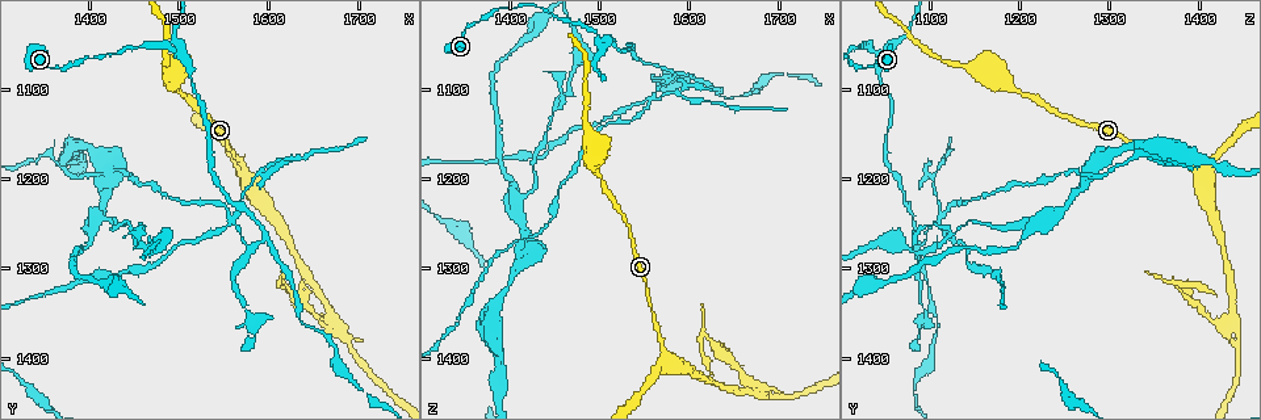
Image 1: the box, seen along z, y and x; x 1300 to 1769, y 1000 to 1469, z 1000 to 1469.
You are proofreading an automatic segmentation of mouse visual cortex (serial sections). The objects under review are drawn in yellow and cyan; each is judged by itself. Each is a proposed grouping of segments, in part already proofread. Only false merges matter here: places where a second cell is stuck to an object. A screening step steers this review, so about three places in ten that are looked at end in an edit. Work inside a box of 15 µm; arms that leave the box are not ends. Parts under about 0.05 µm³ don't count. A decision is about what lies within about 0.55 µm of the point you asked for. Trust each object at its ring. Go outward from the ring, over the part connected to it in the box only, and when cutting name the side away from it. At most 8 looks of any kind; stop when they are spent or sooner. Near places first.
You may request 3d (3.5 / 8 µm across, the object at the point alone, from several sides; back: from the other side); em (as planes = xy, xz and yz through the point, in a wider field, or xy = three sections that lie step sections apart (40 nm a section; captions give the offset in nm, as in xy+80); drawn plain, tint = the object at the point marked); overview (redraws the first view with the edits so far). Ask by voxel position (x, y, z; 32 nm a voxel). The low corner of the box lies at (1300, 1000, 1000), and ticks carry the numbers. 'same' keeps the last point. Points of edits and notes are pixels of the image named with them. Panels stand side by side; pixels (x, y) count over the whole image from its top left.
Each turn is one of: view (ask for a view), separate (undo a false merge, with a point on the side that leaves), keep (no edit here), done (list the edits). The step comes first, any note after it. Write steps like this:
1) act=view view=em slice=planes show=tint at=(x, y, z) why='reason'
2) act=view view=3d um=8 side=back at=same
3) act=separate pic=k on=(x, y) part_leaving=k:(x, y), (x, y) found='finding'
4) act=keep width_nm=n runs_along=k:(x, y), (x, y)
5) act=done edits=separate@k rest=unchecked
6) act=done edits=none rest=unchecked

act=view view=3d um=3.5 at=(1570, 1190, 1400) why='small branch off a trunk'

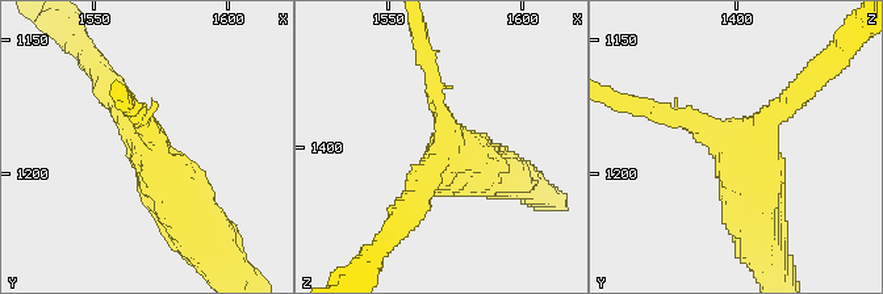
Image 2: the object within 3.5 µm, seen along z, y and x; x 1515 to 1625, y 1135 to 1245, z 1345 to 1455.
act=keep runs_along=2:(670, 113), (744, 158), (757, 226) found='one cell here'

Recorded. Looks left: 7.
act=view view=3d um=3.5 at=(1670, 1350, 1440) why='three arms meet'

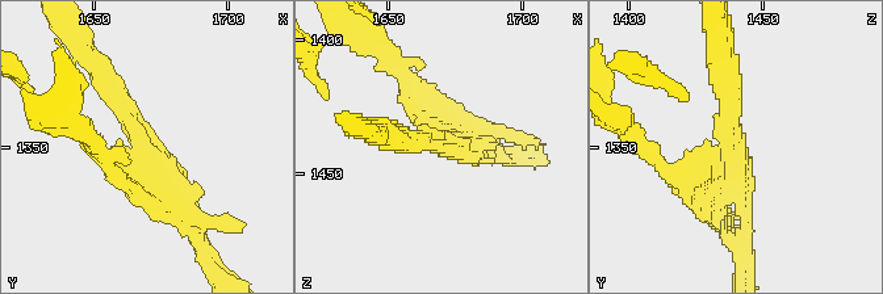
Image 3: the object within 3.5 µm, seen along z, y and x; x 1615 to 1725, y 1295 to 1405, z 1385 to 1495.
act=view view=em slice=xy step=1 show=tint at=(1670, 1352, 1438) why='shape alone is not enough'

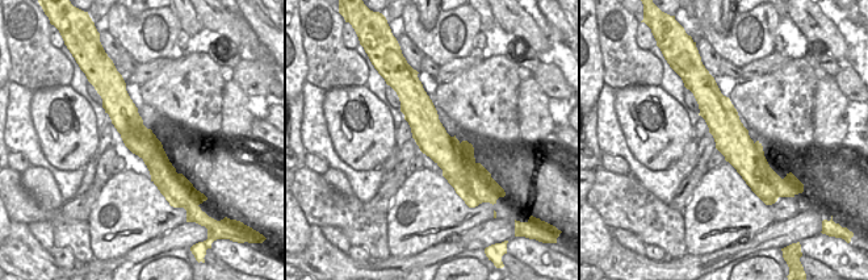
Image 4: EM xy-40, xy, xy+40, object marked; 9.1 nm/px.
act=separate pic=3 on=(682, 184) part_leaving=3:(724, 159), (679, 184), (630, 139) found='a second cell is stuck on'

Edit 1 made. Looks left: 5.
act=view view=overview why='see it whole again'

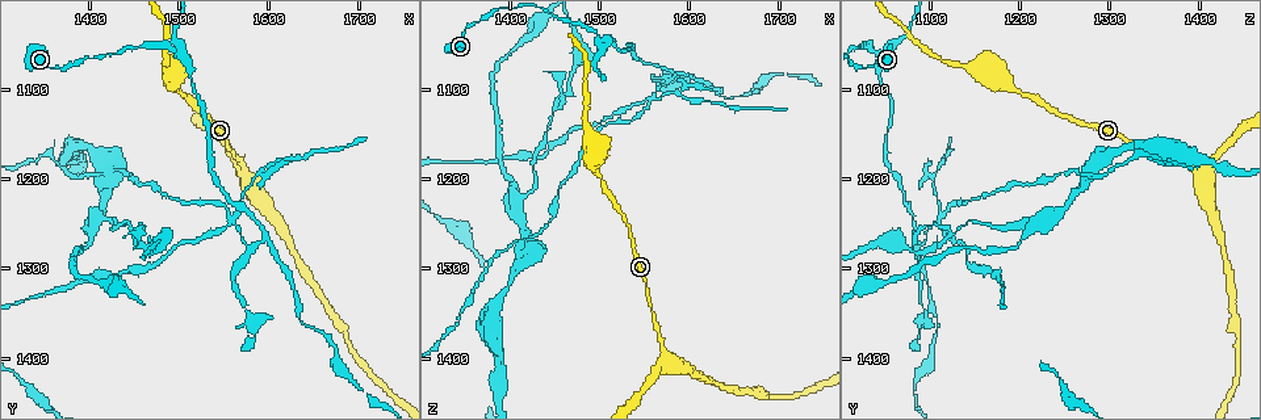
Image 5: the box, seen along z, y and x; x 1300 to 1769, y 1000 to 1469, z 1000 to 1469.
act=view view=3d um=3.5 at=(1495, 1060, 1045) why='narrows sharply'

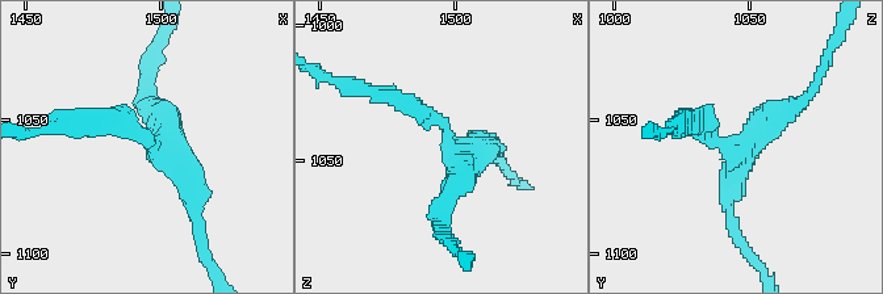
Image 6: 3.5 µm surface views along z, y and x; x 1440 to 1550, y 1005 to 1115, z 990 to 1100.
act=view view=em slice=xy step=1 show=tint at=(1498, 1061, 1044) arms=3 arm_widths_nm=200,250,300

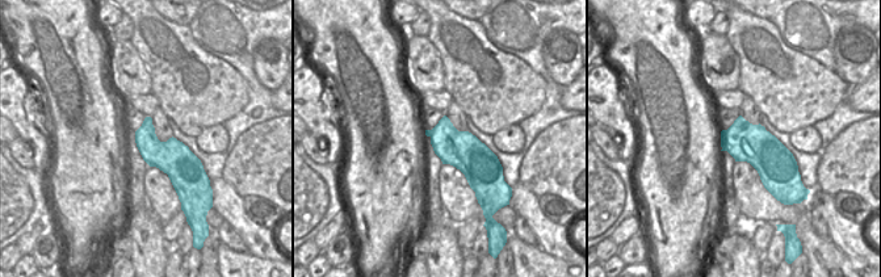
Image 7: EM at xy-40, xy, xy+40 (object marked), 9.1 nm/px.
act=keep runs_along=6:(100, 121), (185, 172), (197, 221) found='one cell here'

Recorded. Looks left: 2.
act=done edits=separate@3 rest=unchecked

